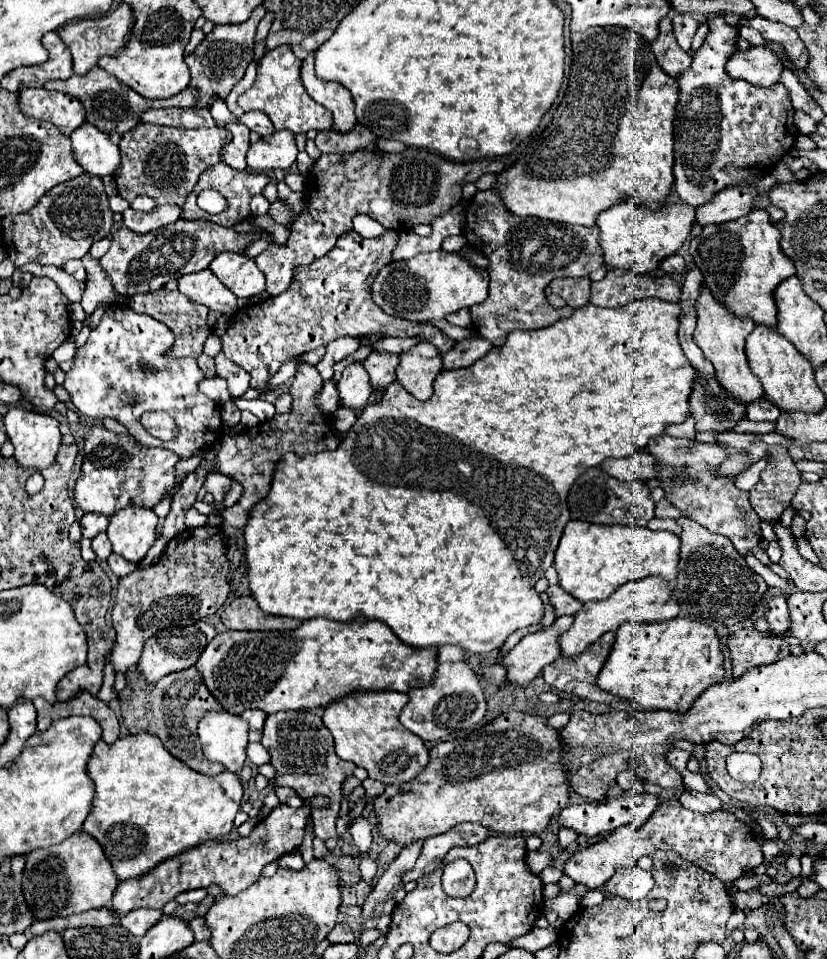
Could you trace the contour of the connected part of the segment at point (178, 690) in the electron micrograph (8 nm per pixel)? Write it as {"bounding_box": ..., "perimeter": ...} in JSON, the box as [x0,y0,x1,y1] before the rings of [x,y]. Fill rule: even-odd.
{"bounding_box":[118,668,224,774],"perimeter":[[[132,668],[126,672],[126,688],[118,694],[118,702],[122,722],[130,730],[130,734],[136,734],[140,730],[156,734],[170,754],[202,774],[220,774],[224,770],[222,764],[208,762],[198,740],[196,726],[200,718],[208,710],[220,710],[222,706],[204,686],[202,674],[196,668],[168,674],[168,678],[162,678],[156,686],[148,686],[148,682],[144,682],[144,676],[136,668]]]}

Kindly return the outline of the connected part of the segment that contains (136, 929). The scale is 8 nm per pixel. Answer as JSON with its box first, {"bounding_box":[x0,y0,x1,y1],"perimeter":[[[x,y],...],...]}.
{"bounding_box":[120,908,162,936],"perimeter":[[[140,908],[124,914],[120,918],[120,926],[124,926],[134,936],[144,936],[150,930],[150,926],[154,926],[160,920],[160,916],[162,916],[162,910]]]}

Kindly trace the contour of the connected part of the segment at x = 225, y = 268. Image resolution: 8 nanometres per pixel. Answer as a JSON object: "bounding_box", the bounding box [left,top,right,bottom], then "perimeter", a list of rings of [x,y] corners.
{"bounding_box":[210,252,266,298],"perimeter":[[[222,252],[212,260],[210,270],[238,298],[252,298],[266,290],[264,274],[258,270],[256,262],[244,254]]]}

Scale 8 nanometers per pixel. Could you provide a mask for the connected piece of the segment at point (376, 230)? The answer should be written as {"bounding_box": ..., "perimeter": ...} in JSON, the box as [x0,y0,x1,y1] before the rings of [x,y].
{"bounding_box":[354,214,386,238],"perimeter":[[[358,214],[354,218],[354,230],[360,234],[360,236],[366,236],[366,238],[374,238],[378,234],[382,234],[382,230],[386,230],[380,222],[376,222],[374,218],[370,218],[368,214]]]}

